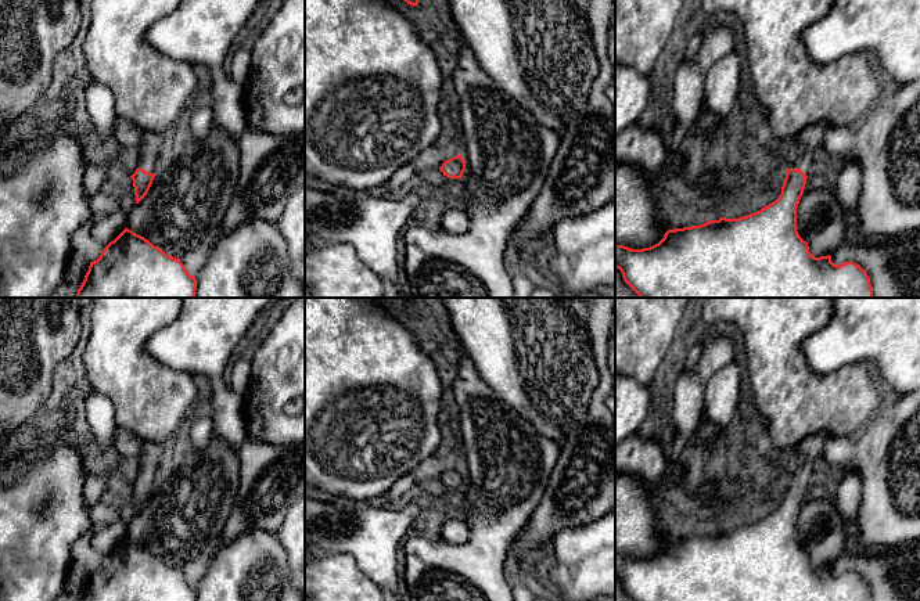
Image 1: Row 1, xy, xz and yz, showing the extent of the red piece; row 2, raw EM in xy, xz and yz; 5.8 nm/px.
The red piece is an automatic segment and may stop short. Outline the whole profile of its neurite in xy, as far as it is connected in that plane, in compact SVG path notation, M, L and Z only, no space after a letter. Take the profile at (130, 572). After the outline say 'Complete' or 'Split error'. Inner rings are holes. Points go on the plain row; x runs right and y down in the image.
M126 539L111 551L100 568L90 572L85 590L78 601L195 601L197 590L183 573L166 565L144 547Z. Complete

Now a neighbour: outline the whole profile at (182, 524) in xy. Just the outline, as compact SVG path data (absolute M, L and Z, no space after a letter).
M213 433L202 449L186 446L154 486L147 505L126 525L126 539L179 569L187 583L197 587L223 546L222 530L238 485L240 457L223 439Z

